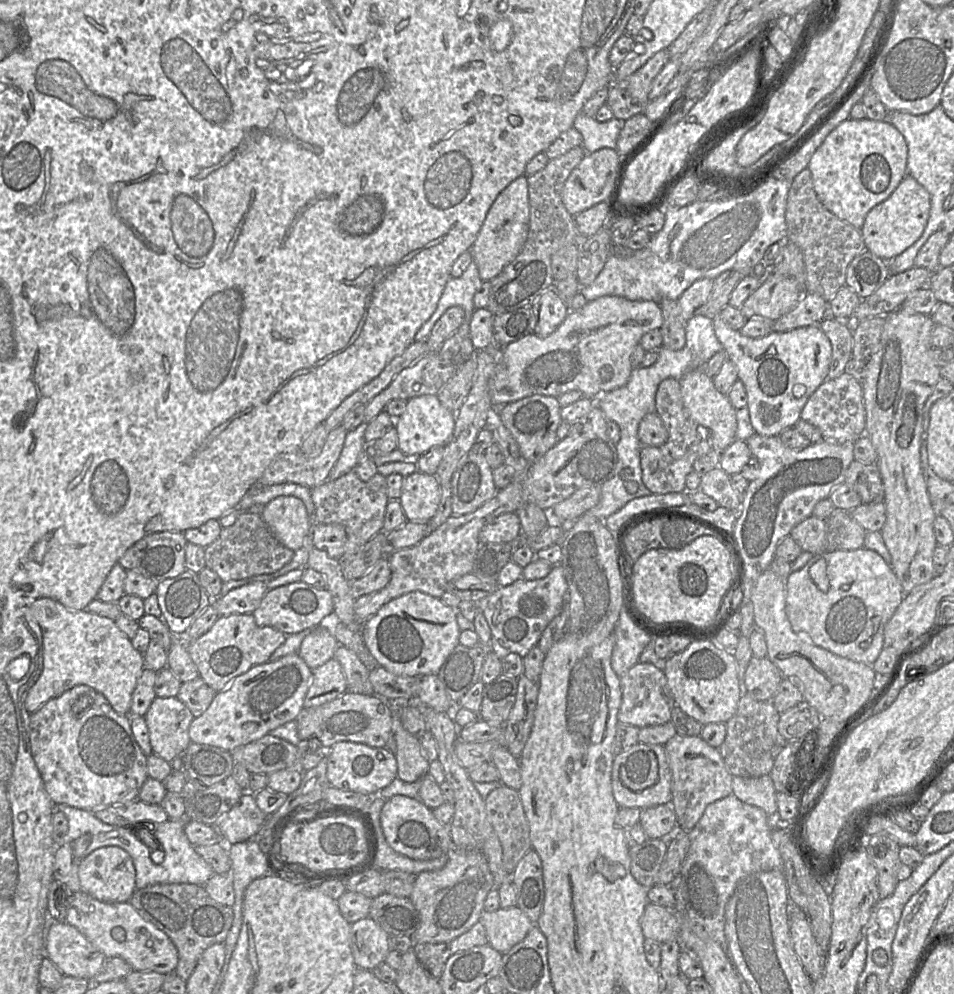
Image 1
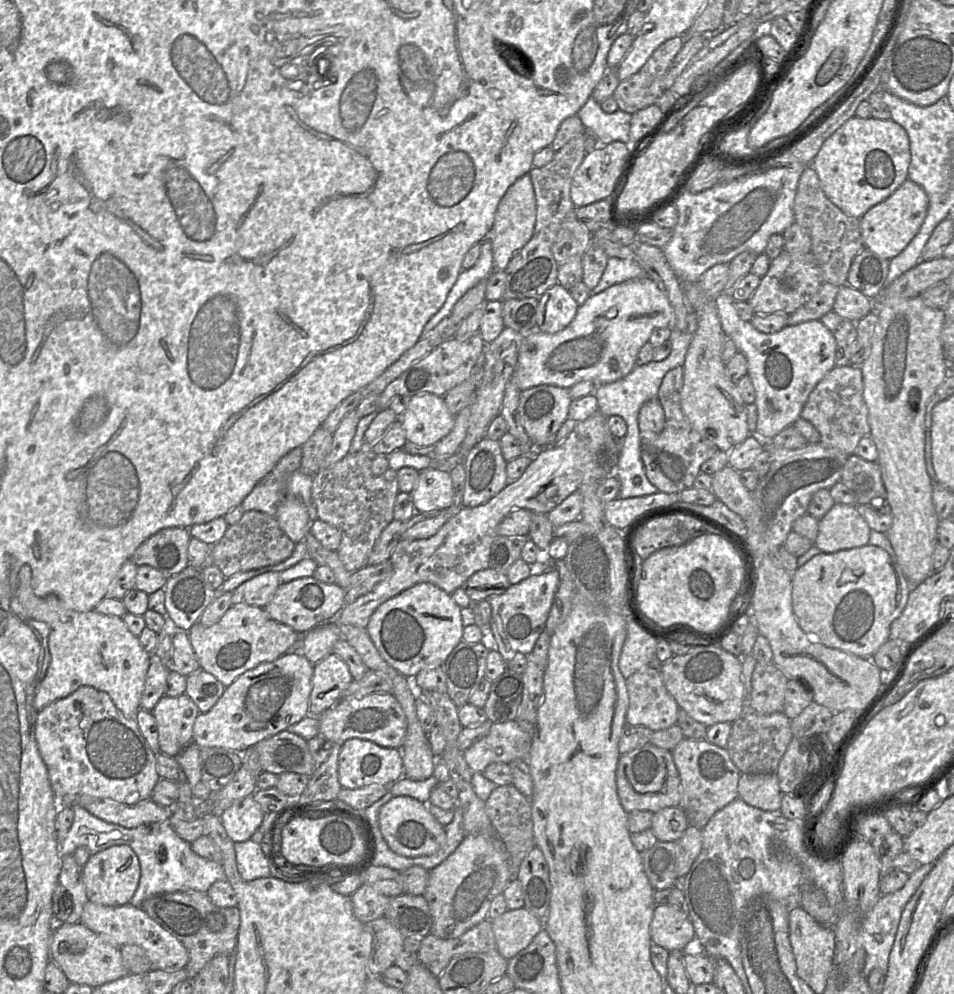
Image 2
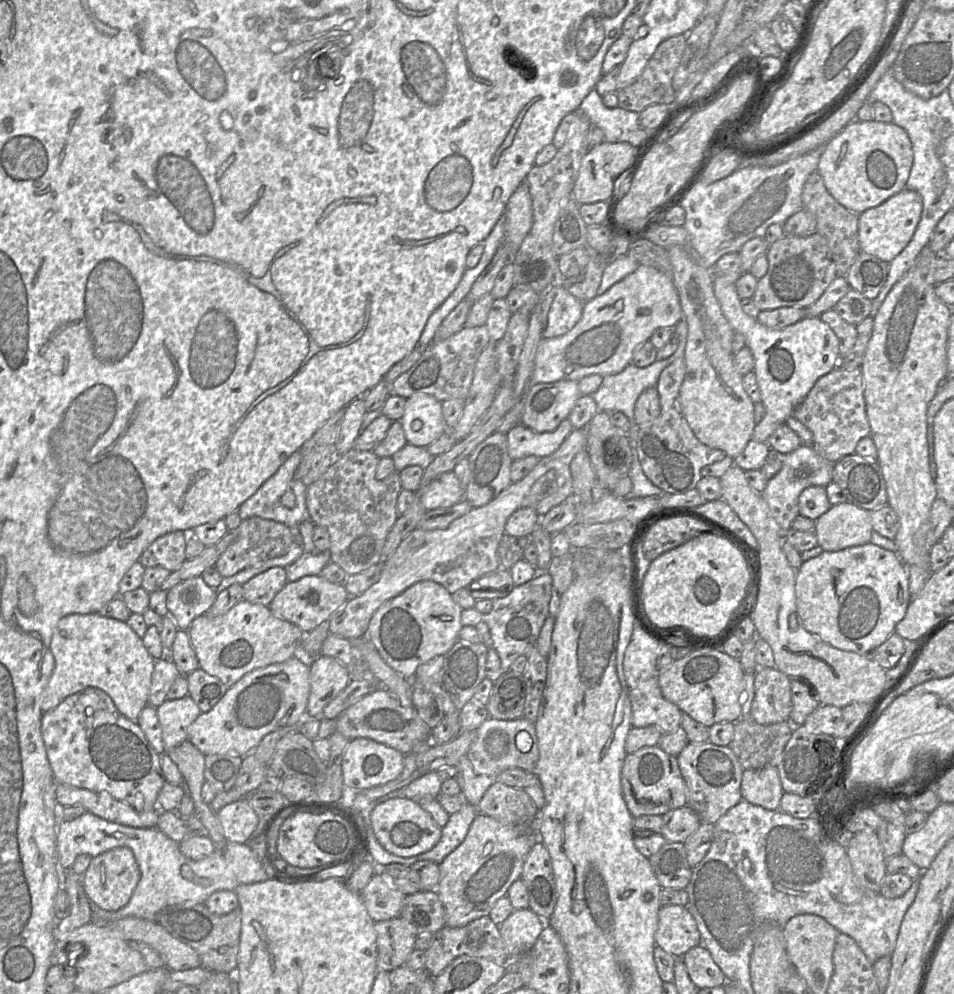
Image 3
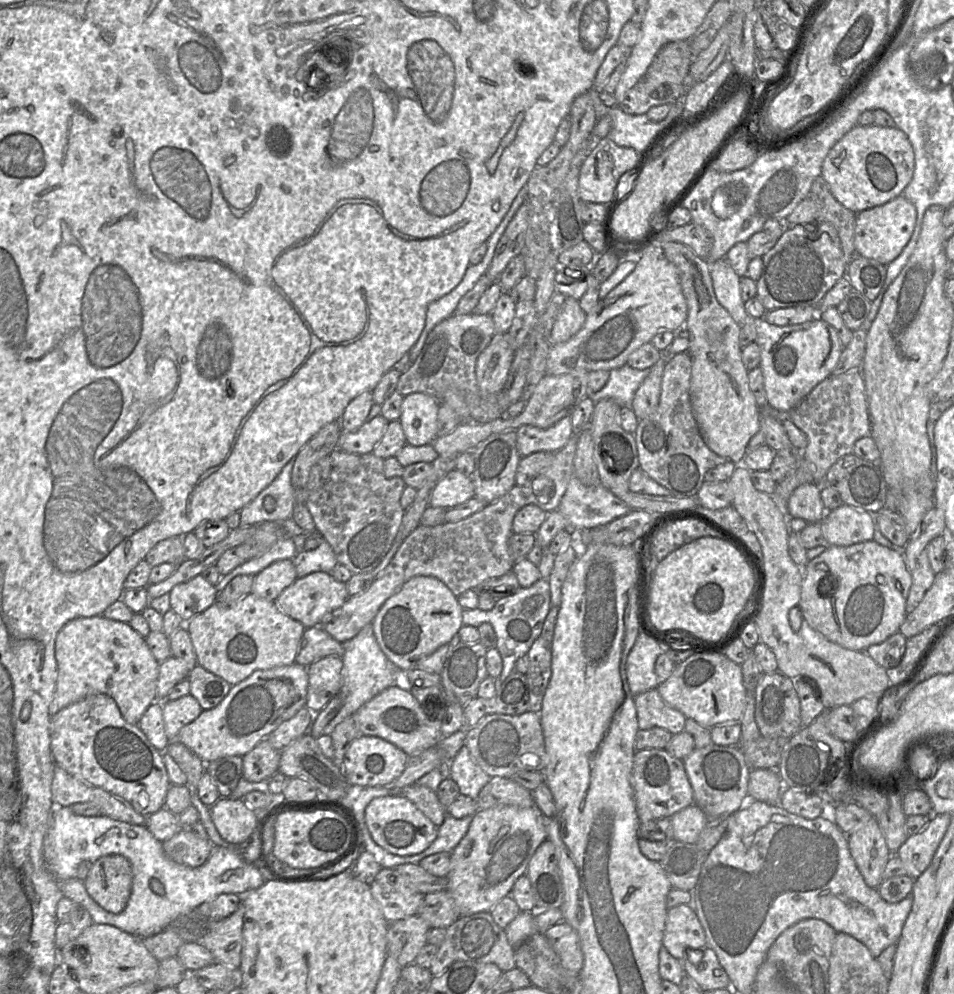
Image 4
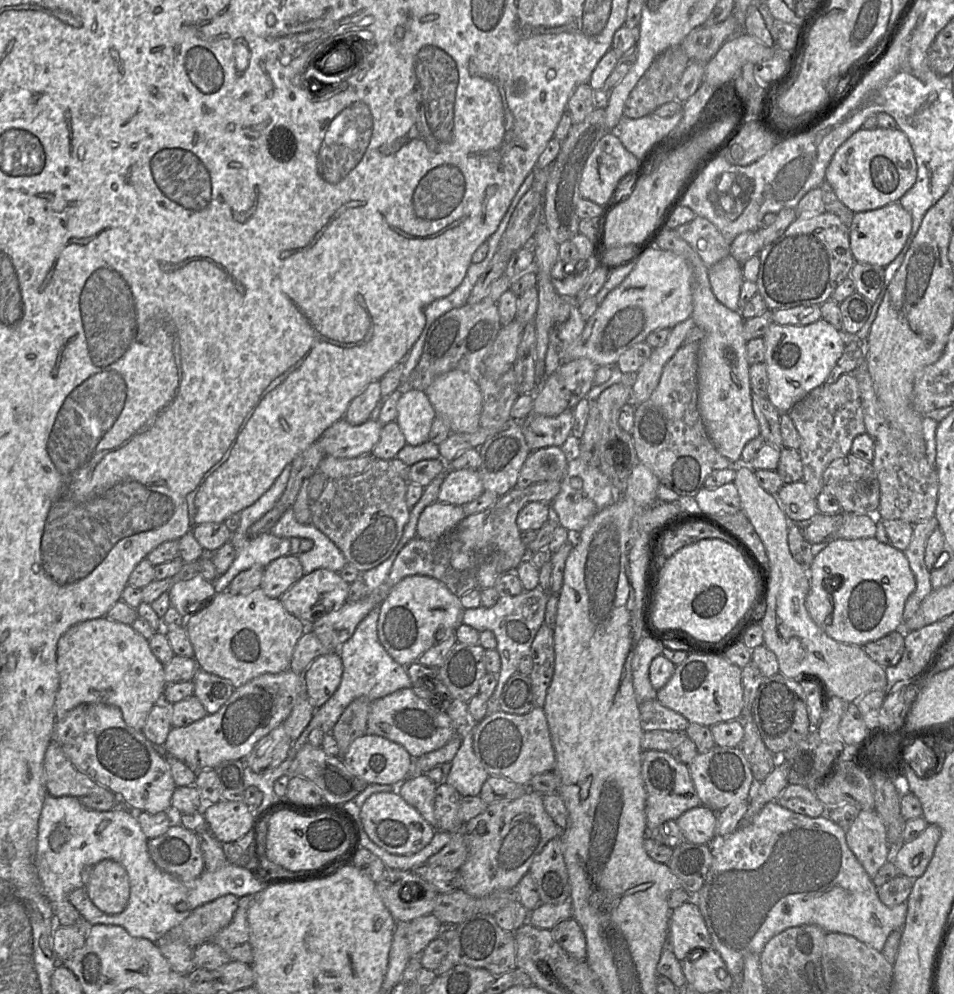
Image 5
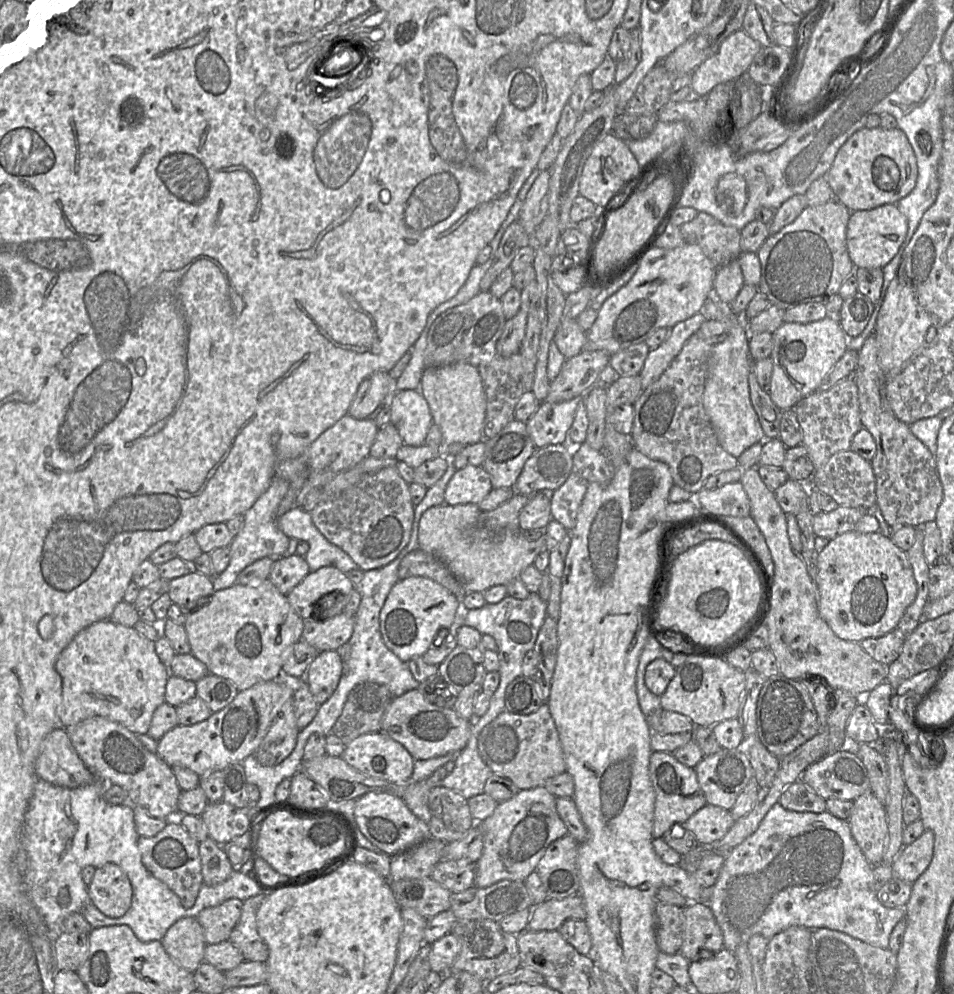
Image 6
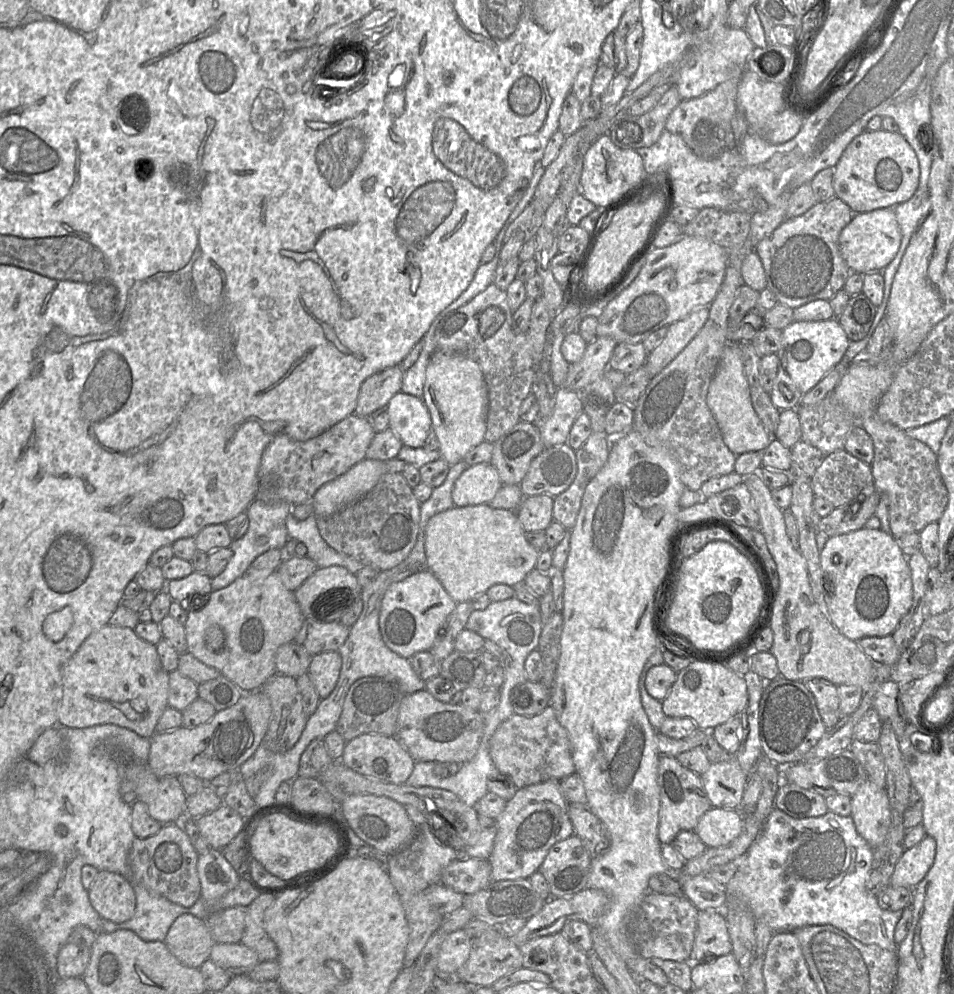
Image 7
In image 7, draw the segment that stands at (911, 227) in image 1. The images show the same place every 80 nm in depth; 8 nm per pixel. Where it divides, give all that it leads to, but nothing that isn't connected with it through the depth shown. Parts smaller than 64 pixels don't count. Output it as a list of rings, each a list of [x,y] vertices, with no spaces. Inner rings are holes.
[[[893,208],[855,213],[840,232],[838,243],[841,256],[851,272],[882,272],[895,257],[901,243],[901,231]]]

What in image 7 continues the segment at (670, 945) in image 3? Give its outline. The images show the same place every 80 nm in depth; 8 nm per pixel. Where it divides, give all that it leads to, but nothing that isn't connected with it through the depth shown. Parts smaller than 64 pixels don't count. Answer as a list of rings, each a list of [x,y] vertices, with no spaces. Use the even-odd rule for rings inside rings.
[[[699,910],[697,931],[689,963],[700,963],[732,953],[732,943],[723,910]]]

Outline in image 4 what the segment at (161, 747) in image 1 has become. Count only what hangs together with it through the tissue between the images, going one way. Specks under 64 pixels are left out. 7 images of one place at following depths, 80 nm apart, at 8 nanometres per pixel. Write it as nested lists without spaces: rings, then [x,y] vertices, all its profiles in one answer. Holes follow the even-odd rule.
[[[190,694],[176,700],[162,702],[165,733],[173,741],[179,731],[194,721],[203,711],[199,702]]]

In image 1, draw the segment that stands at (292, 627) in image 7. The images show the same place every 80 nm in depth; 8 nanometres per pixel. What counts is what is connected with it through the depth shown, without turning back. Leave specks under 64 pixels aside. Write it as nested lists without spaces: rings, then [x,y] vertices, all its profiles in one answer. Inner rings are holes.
[[[252,613],[231,614],[219,617],[205,634],[187,641],[187,649],[197,666],[199,677],[219,692],[251,667],[268,662],[286,638],[285,633],[273,627],[257,625]]]

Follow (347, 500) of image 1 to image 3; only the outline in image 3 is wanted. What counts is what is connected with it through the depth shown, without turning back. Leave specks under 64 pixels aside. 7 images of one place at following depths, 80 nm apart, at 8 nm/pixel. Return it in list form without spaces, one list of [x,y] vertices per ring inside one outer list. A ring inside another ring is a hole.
[[[351,449],[336,456],[327,471],[306,491],[306,505],[309,519],[315,526],[327,529],[330,535],[330,559],[339,565],[348,576],[360,573],[372,566],[382,564],[382,549],[386,538],[399,517],[398,495],[402,490],[399,472],[393,472],[383,480],[376,478],[379,459],[373,451]]]

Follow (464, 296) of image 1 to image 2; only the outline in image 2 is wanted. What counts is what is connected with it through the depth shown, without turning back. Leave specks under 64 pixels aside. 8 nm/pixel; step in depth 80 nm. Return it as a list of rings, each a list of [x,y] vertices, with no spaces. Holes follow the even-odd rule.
[[[485,239],[481,244],[481,254],[477,262],[470,269],[462,270],[460,272],[440,310],[434,314],[425,324],[421,332],[421,337],[426,337],[428,333],[435,328],[443,318],[449,317],[456,302],[470,288],[476,286],[482,280],[487,280],[494,270],[492,244],[488,239]]]

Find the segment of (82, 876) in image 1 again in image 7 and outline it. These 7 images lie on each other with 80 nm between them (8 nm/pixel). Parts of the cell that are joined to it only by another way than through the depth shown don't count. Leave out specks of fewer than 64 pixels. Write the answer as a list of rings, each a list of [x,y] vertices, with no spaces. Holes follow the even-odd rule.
[[[98,871],[88,895],[91,905],[102,919],[123,923],[135,913],[135,891],[131,882],[118,873]]]

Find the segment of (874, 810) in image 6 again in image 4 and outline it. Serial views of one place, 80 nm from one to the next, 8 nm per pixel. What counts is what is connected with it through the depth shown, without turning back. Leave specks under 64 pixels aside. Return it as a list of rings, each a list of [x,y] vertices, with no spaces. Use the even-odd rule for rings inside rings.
[[[875,817],[847,835],[850,853],[865,883],[878,888],[882,873],[892,853]]]

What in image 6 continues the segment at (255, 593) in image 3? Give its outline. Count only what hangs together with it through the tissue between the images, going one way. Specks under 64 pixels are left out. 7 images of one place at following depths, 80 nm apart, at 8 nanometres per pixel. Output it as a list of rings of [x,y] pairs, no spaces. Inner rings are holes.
[[[284,555],[275,559],[268,579],[284,595],[287,595],[308,574],[310,569],[304,556]]]

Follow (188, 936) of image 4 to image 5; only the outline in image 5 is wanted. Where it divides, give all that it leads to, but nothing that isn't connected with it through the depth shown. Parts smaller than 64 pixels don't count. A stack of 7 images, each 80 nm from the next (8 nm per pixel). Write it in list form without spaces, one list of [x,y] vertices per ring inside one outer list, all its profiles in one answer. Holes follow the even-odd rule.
[[[256,895],[239,898],[239,906],[232,921],[212,939],[230,957],[231,961],[251,964],[253,960],[248,911]]]

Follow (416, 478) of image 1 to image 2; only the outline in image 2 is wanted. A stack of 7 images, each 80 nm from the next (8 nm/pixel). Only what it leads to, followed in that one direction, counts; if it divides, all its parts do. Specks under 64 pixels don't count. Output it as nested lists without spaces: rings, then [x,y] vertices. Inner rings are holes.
[[[435,467],[420,471],[417,484],[410,494],[417,513],[451,507],[454,489],[450,473]]]

